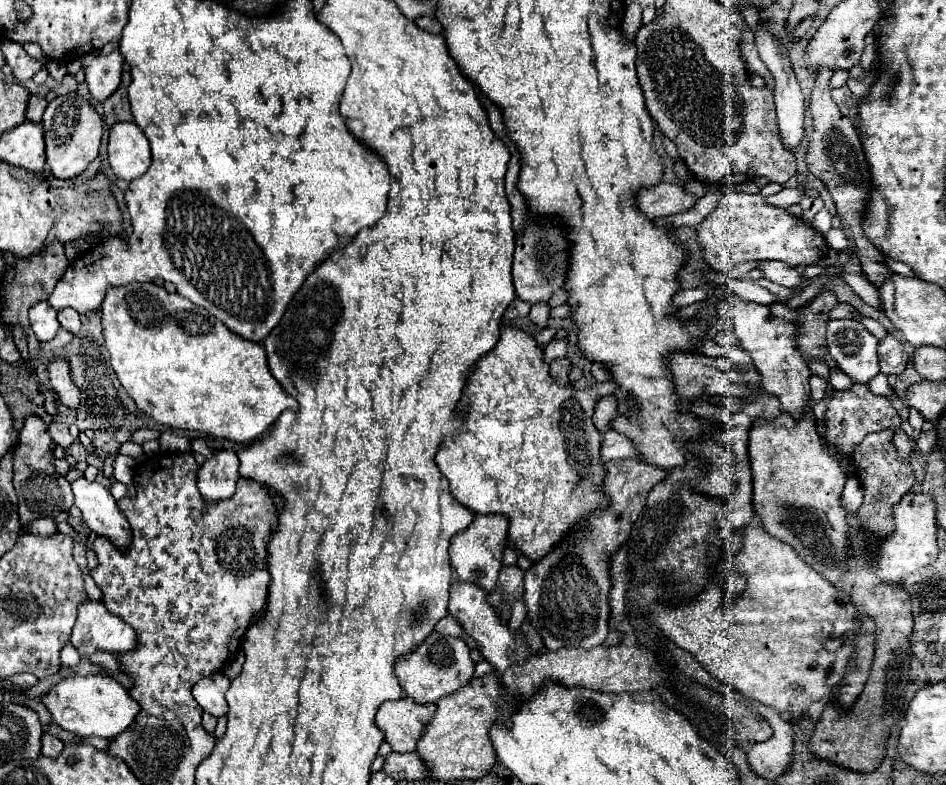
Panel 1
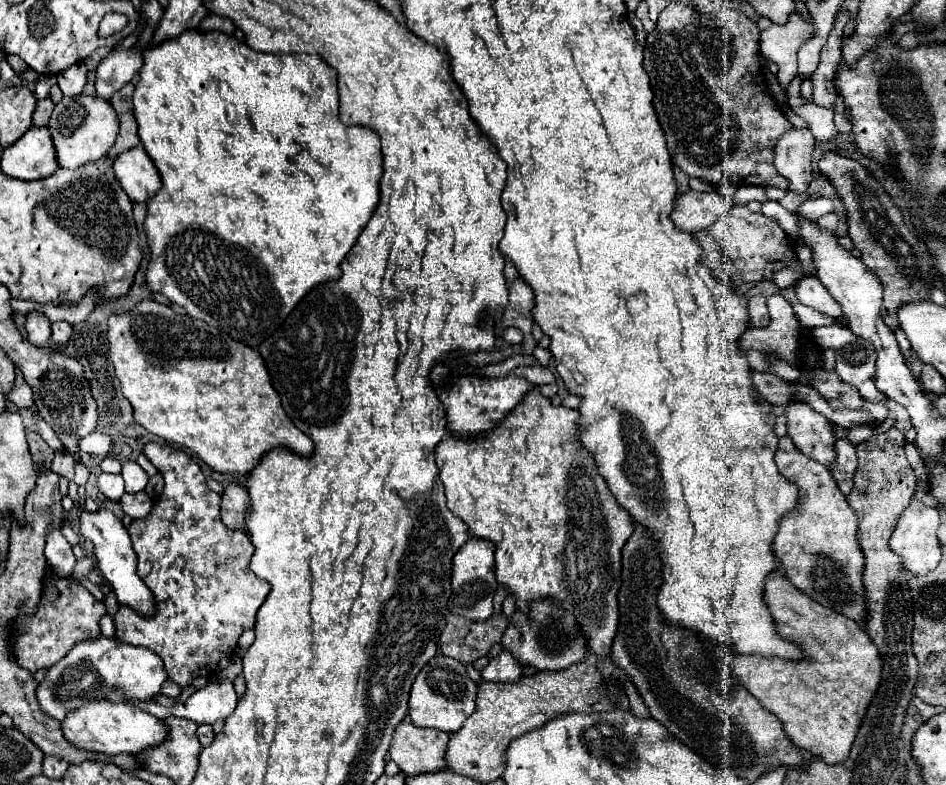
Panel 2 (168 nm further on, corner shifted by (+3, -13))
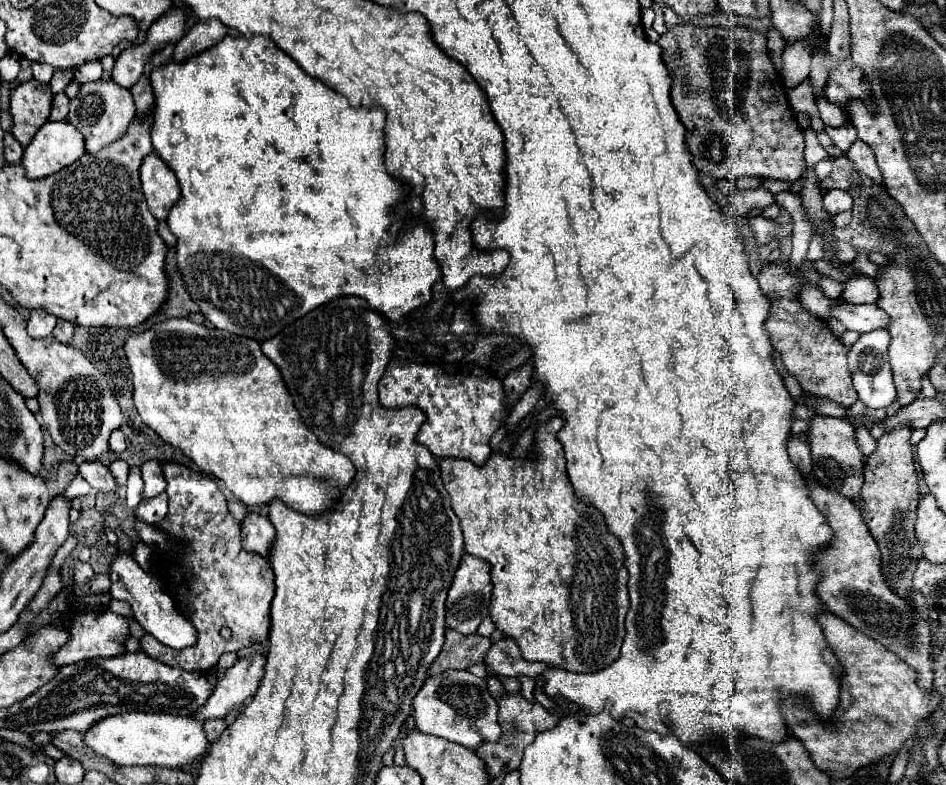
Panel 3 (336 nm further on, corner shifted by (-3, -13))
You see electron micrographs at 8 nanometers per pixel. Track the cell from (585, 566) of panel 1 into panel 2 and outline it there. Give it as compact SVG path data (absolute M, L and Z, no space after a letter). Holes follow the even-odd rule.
M535 601L531 605L529 615L531 621L527 621L527 615L515 611L511 625L505 629L501 639L503 649L509 651L519 661L519 665L535 667L537 671L559 671L585 659L587 655L585 637L579 631L575 617L571 613L565 613L559 605L551 601Z

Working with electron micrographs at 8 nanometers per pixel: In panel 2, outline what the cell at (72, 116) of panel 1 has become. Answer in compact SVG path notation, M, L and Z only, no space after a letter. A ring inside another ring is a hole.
M79 93L73 97L63 97L55 105L47 127L51 129L53 135L59 165L65 169L77 169L79 165L97 161L113 147L115 137L119 133L119 119L107 99Z

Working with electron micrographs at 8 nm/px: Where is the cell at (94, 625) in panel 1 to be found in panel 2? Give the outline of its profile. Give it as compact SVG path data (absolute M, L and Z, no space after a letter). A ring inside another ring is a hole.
M99 637L97 641L81 641L81 645L73 647L67 657L49 667L45 679L37 685L35 695L39 701L39 709L45 715L63 721L67 713L81 707L81 701L107 699L113 703L151 703L161 693L161 685L165 681L167 671L157 653L145 647L121 643L117 639Z

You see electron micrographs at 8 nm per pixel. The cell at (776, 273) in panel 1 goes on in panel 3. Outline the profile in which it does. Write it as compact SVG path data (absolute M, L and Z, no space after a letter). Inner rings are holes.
M835 303L831 305L831 317L841 321L849 331L867 333L875 329L885 329L889 317L877 309L877 305L853 305L853 303Z

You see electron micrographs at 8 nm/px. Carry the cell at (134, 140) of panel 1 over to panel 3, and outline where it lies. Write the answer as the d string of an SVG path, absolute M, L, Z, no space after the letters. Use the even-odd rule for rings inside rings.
M149 153L141 161L139 169L143 195L151 213L155 219L167 219L171 205L179 199L179 183L175 173L155 153Z

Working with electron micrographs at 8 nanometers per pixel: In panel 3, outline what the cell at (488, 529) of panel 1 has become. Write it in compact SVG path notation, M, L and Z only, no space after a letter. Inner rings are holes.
M469 553L463 555L461 565L455 573L451 591L447 595L447 627L455 629L463 635L471 635L477 631L479 623L489 615L489 605L491 605L491 595L493 595L493 581L491 581L491 565L483 559L475 559Z

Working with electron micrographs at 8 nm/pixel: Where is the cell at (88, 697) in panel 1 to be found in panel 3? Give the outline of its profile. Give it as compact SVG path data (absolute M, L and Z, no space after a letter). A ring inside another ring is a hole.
M117 713L97 721L93 729L83 733L85 745L107 757L115 765L157 765L157 767L183 767L201 759L209 747L203 733L203 723L193 717L179 717L171 713Z

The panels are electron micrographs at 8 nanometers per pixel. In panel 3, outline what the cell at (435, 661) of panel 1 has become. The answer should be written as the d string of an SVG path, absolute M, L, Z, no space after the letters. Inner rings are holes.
M447 669L447 673L439 673L439 677L427 677L413 699L413 717L415 727L421 733L437 735L469 749L475 749L483 741L495 741L501 735L497 703L491 697L485 679L479 679L469 671Z

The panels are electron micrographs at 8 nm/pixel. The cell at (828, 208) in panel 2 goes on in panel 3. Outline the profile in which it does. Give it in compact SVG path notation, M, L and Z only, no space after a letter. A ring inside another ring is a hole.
M831 189L823 197L823 207L827 209L829 215L837 215L841 211L847 211L847 209L851 209L851 205L853 205L851 195L841 189Z

